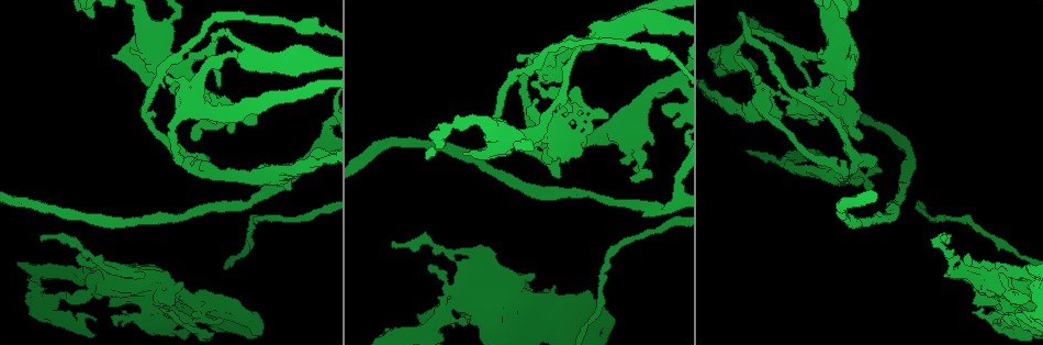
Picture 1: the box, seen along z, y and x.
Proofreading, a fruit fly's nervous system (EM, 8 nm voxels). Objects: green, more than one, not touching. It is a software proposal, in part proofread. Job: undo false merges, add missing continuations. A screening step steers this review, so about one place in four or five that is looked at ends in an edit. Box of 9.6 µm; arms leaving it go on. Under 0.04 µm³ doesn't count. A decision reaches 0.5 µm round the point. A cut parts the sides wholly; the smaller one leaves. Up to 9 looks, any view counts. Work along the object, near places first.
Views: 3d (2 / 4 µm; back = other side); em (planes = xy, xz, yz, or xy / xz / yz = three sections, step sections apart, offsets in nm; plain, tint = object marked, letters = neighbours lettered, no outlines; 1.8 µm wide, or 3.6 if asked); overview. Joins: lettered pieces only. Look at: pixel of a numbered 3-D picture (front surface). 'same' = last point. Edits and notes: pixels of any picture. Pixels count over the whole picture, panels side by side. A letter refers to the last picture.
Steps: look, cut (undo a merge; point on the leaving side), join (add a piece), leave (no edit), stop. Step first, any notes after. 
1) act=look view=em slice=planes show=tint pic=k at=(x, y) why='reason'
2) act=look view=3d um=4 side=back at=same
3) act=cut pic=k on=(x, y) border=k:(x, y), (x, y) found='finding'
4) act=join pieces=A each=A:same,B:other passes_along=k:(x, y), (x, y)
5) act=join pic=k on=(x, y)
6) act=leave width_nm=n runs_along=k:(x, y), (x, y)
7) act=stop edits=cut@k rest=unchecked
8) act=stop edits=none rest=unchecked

act=look view=em slice=planes show=letters pic=1 at=(844, 169) why='three-way junction'

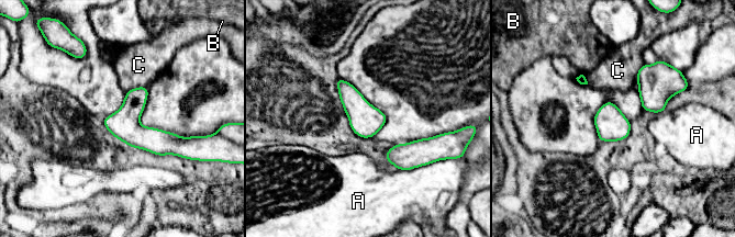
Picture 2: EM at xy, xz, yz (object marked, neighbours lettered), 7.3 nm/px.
act=leave width_nm=220 each=A:other,B:other,C:other runs_along=2:(106, 121), (141, 137), (184, 145) found='continuous, no second neuron'

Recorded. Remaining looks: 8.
act=look view=em um=3.6 slice=xy step=8 show=letters pic=1 at=(763, 105) why='looks like a crossing'

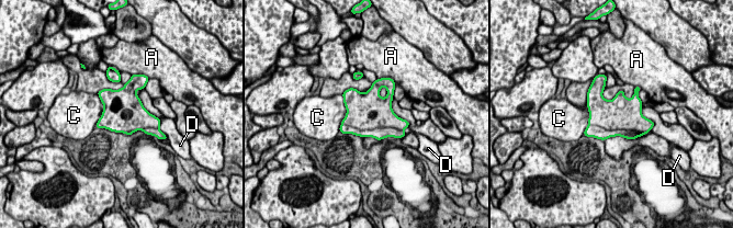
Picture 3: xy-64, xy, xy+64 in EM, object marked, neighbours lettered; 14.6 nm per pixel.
act=leave each=A:other,C:other,D:other border=3:(342, 94), (346, 115), (338, 130) found='all the same neuron'

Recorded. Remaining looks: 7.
act=look view=em um=3.6 slice=planes show=tint pic=1 at=(737, 43) why='calibre changes'

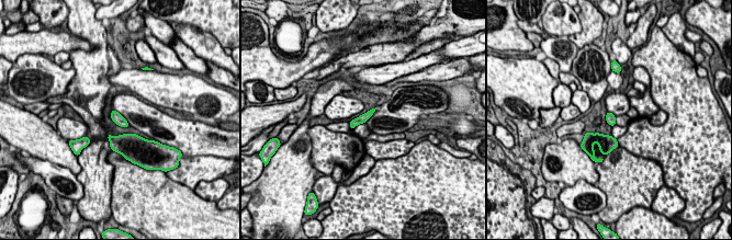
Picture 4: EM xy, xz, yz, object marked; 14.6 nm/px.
act=look view=em um=3.6 slice=planes show=letters at=same why='what lies round it'

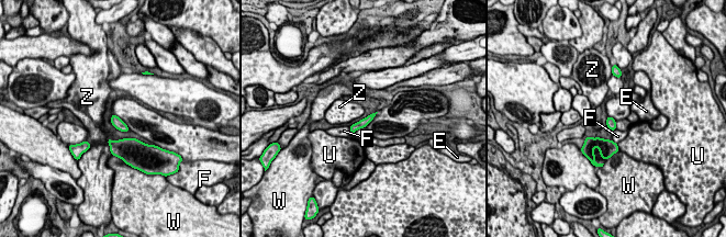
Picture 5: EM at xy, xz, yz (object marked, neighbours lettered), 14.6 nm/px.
act=leave each=E:other,F:other,U:other,W:other,Z:other border=5:(348, 126), (352, 134) found='one neuron here'

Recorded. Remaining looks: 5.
act=look view=3d um=2 pic=1 at=(325, 28)

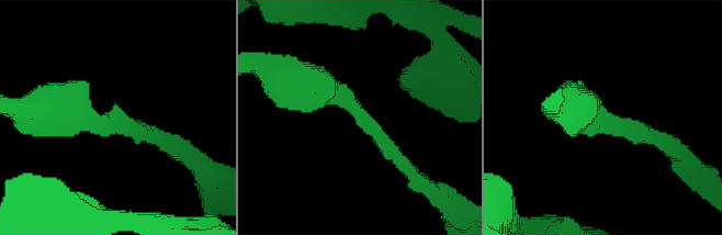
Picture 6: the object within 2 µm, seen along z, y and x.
act=look view=em um=3.6 slice=xz step=8 show=tint pic=6 at=(357, 116) why='shape alone is not enough'

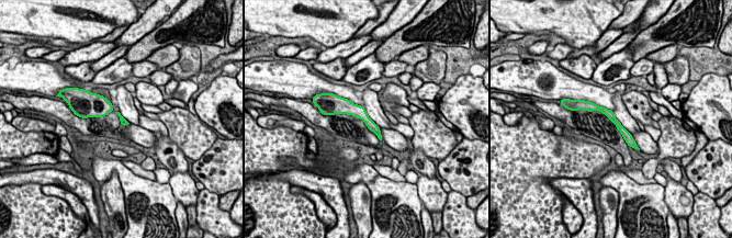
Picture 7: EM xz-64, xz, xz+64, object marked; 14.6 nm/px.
act=look view=em um=3.6 slice=planes show=letters at=same

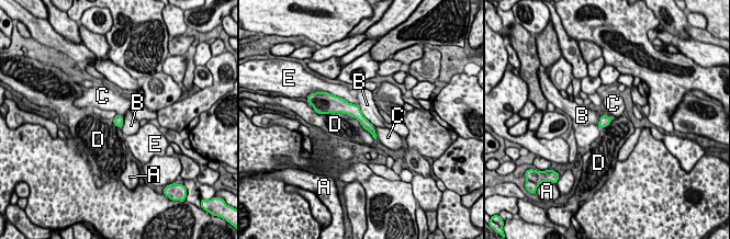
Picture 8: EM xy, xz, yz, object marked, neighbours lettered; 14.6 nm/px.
act=leave width_nm=140 each=A:other,B:other,C:other,D:other,E:other border=8:(324, 113), (352, 115), (374, 139) found='continuous, no second neuron'

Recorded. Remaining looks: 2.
act=stop edits=none rest=unchecked

